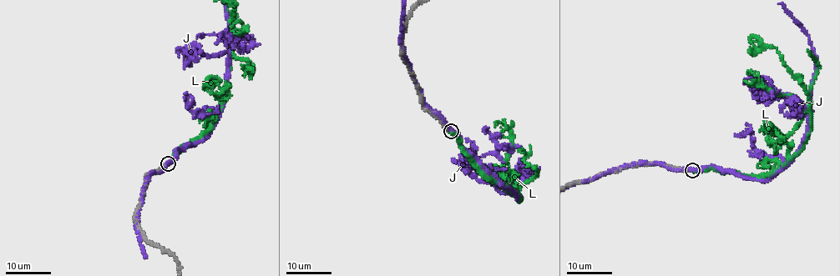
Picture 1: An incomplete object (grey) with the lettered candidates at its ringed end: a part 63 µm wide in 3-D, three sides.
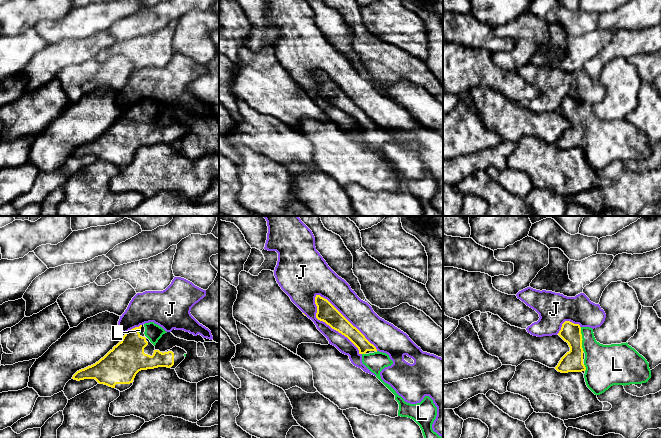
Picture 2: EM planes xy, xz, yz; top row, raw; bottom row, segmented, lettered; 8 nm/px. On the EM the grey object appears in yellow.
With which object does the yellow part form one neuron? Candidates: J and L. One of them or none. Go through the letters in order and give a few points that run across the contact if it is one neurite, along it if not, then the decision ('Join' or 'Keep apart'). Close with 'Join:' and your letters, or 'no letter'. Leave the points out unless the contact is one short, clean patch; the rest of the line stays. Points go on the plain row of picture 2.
J: Keep apart
L: Join
Join: L

